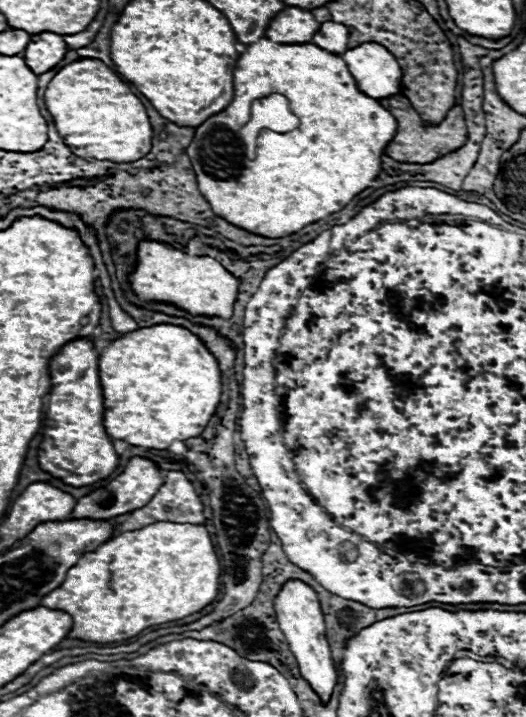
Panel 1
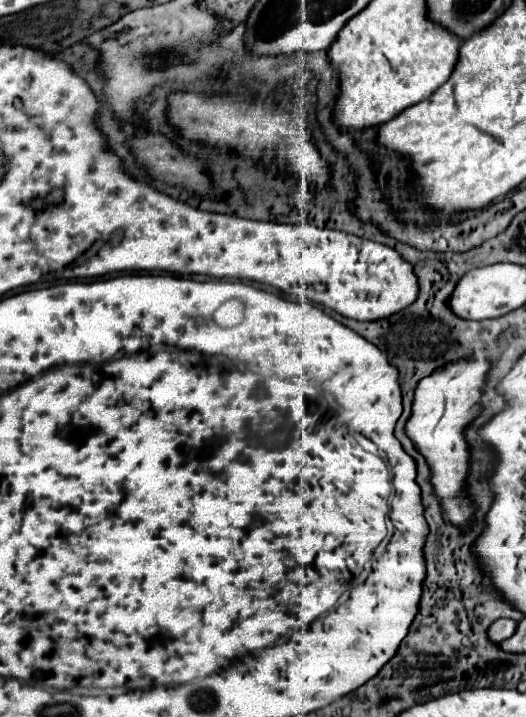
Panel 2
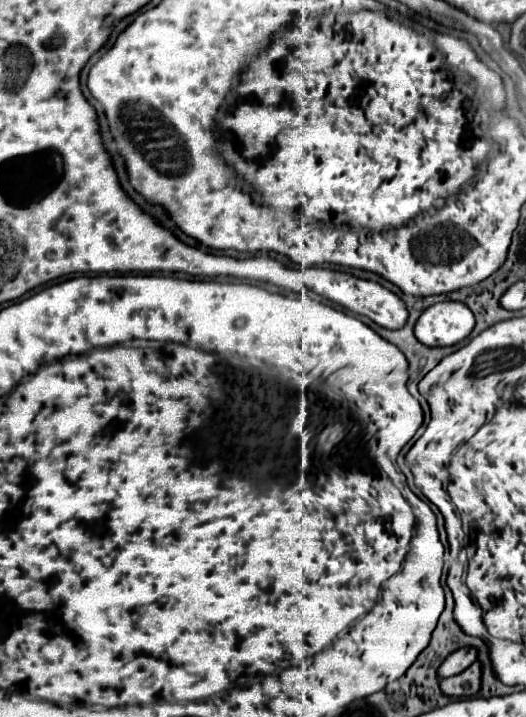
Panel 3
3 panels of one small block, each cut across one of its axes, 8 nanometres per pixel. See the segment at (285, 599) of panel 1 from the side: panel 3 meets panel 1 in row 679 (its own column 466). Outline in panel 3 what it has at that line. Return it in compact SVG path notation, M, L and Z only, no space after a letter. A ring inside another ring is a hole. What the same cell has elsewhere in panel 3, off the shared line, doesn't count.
M438 302L422 312L414 334L426 346L452 346L470 336L474 314L464 302Z

